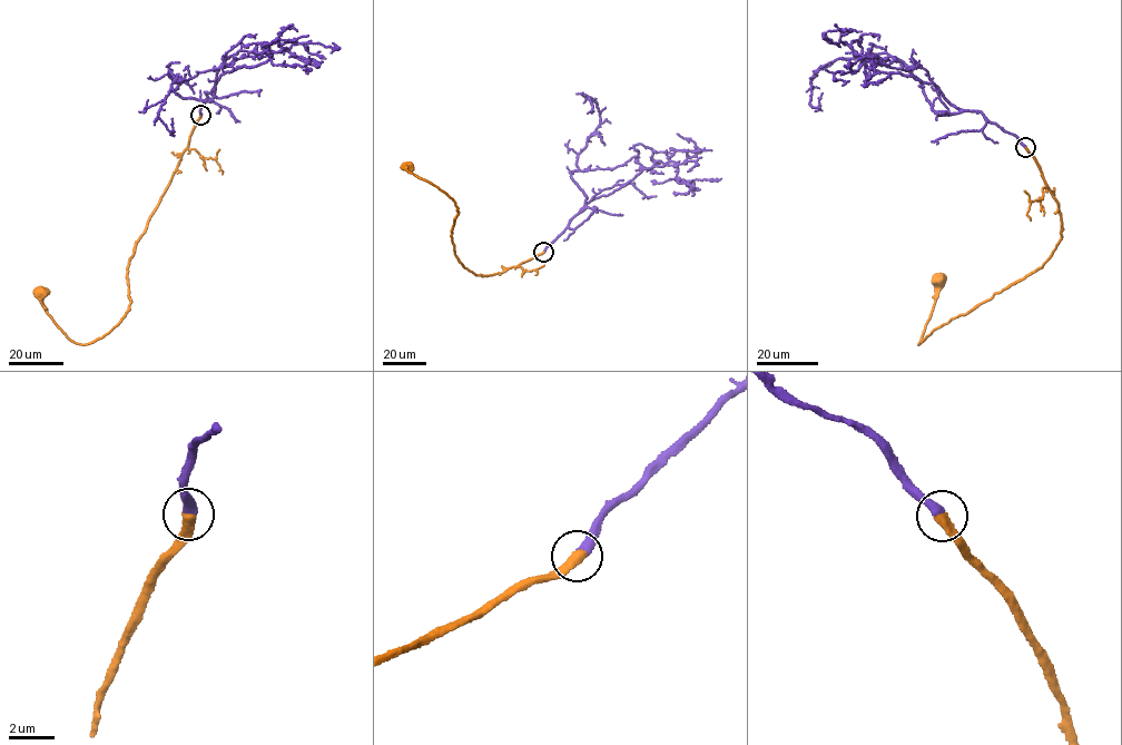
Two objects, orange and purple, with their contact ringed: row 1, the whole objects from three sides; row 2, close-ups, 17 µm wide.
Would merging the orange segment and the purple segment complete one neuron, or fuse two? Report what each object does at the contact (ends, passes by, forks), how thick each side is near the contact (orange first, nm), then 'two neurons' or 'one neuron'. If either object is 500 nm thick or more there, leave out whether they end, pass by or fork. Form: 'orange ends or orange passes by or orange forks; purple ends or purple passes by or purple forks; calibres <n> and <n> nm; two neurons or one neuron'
orange ends; purple ends; calibres 480 and 440 nm; one neuron

